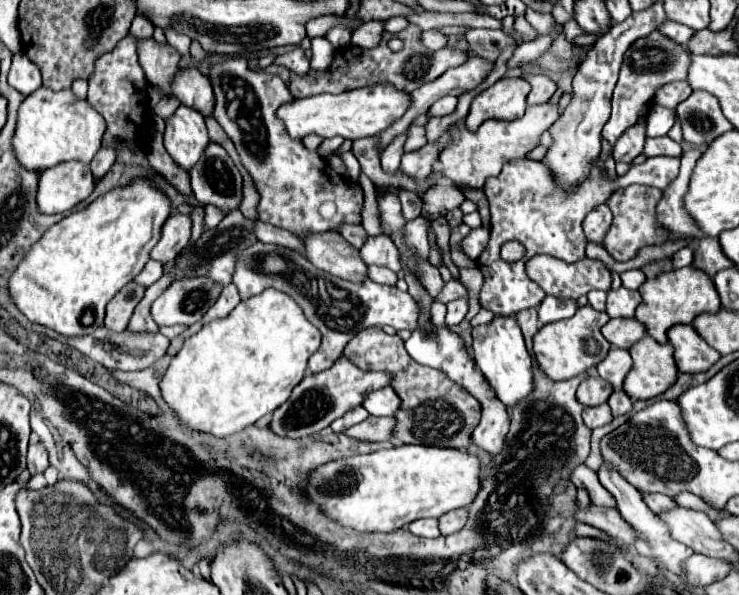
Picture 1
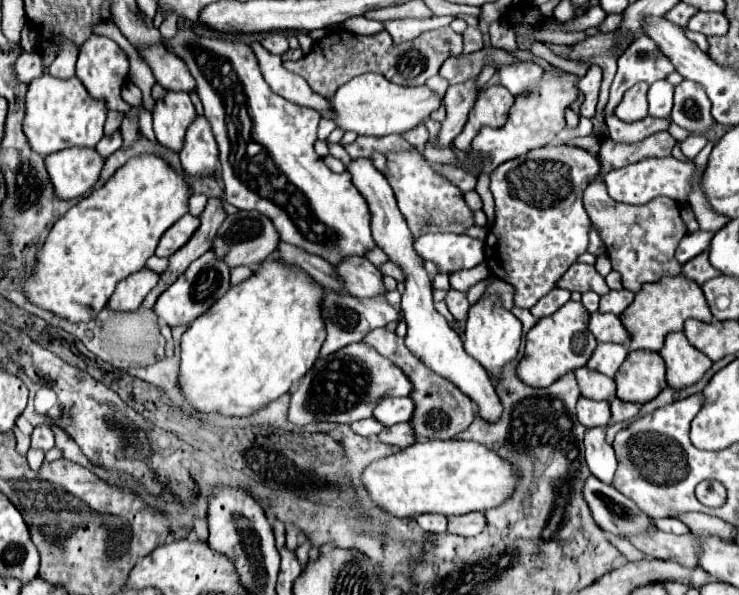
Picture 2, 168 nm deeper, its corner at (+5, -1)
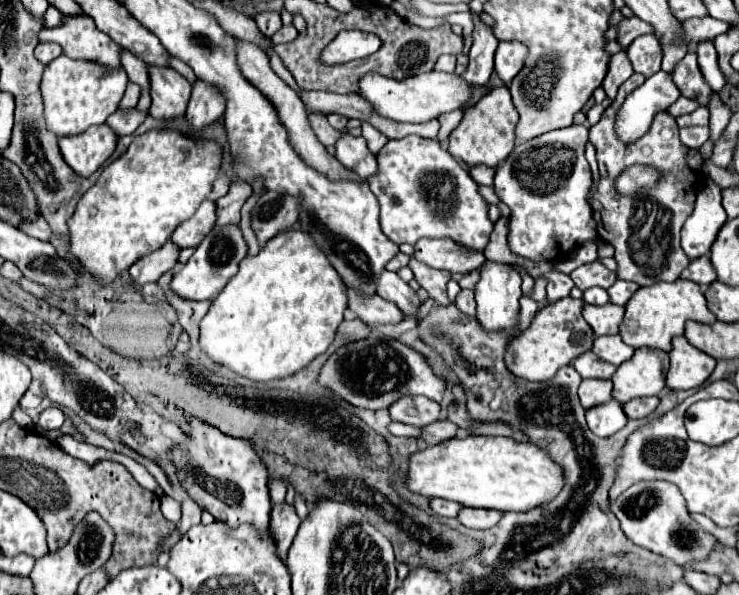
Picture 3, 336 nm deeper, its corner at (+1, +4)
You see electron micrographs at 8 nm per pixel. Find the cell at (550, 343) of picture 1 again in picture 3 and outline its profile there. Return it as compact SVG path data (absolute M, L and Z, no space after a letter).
M571 296L561 298L555 304L547 304L545 308L541 308L531 326L521 332L511 346L505 352L505 364L507 368L525 380L551 380L559 368L571 364L577 356L585 354L591 350L595 334L591 330L591 326L583 320L583 300L575 300Z

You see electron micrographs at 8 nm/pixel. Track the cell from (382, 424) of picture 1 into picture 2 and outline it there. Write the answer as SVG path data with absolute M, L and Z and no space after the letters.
M399 423L399 425L387 427L387 431L383 431L379 435L379 441L389 443L389 445L397 445L397 447L403 449L403 447L409 447L411 443L415 443L417 437L415 437L411 423Z

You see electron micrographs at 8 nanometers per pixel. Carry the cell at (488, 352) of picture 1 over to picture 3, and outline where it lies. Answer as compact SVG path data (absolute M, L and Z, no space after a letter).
M485 262L481 270L481 280L475 286L475 302L477 302L477 322L487 332L515 330L519 326L519 298L521 292L521 276L513 266Z

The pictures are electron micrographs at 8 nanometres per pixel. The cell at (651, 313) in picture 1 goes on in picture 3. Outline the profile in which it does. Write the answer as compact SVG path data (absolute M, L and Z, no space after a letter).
M675 280L675 282L657 282L651 286L643 286L635 292L631 302L625 306L625 320L621 326L621 338L625 344L633 348L659 348L669 352L671 350L671 338L683 334L683 326L687 320L697 320L703 324L713 324L717 318L707 308L705 296L701 288L691 280Z

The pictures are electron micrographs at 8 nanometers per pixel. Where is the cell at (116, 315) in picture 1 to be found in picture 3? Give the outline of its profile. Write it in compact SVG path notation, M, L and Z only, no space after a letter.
M167 242L163 250L155 250L155 254L139 258L139 262L135 262L135 266L131 266L129 270L131 276L129 282L133 286L145 286L157 282L167 270L171 270L177 264L177 254L179 254L179 246Z

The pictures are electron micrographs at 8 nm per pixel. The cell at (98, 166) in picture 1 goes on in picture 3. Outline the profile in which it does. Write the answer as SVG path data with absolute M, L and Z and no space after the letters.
M137 108L131 110L117 110L115 114L111 114L111 118L107 118L107 126L121 138L127 134L133 134L137 130L137 126L145 120L145 112L139 112Z

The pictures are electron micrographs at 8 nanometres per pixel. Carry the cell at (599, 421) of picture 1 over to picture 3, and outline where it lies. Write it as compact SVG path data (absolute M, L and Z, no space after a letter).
M583 380L579 386L579 400L585 410L607 404L613 400L611 396L613 384L611 380Z

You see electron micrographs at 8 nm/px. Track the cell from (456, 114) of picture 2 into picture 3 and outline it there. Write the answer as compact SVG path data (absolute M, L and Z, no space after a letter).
M473 14L475 30L473 30L473 46L469 52L469 66L461 74L461 78L471 84L471 88L481 88L489 82L489 76L493 72L493 56L497 50L499 40L491 34L491 28L485 26L479 16Z

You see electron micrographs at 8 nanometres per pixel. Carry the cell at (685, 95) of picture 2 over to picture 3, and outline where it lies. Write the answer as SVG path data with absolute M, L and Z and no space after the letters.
M691 50L691 54L687 54L677 64L677 68L673 70L671 76L673 76L673 82L677 84L681 96L699 102L699 106L707 106L709 104L709 98L711 98L713 90L709 88L709 84L705 82L703 74L699 70L699 64L697 64L697 58L695 58L695 50Z

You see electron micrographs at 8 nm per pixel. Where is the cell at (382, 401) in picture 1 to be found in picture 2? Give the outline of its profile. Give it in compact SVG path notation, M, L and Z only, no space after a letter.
M395 397L395 399L383 399L375 407L375 419L381 421L385 427L391 427L395 423L411 421L411 415L415 411L415 403L411 397Z

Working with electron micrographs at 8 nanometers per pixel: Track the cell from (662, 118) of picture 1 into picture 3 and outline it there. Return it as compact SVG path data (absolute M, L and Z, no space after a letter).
M661 70L647 78L627 96L621 110L617 112L615 130L619 140L633 142L635 138L643 136L649 130L655 114L667 110L667 106L671 106L679 96L681 94L673 84L671 74Z

